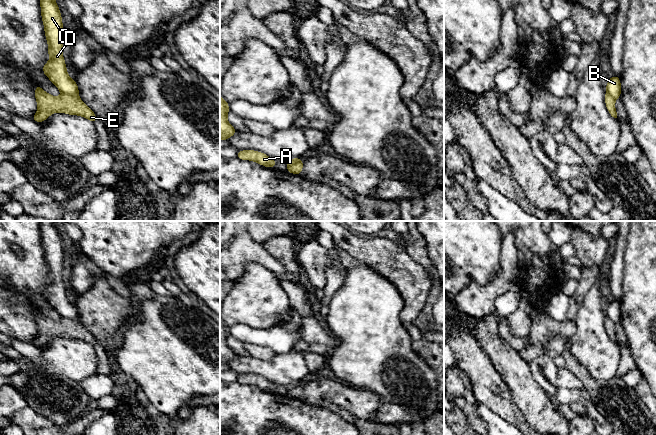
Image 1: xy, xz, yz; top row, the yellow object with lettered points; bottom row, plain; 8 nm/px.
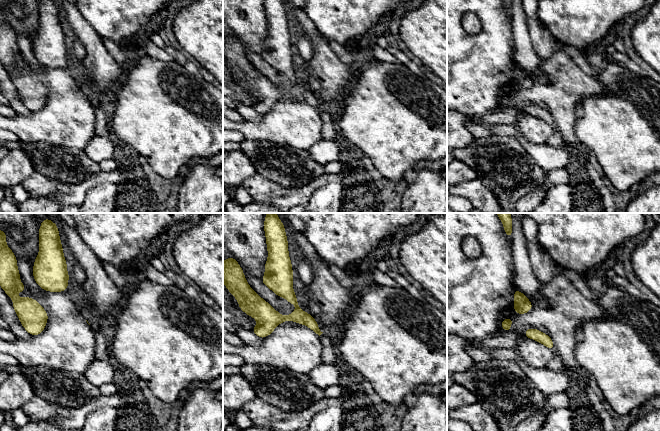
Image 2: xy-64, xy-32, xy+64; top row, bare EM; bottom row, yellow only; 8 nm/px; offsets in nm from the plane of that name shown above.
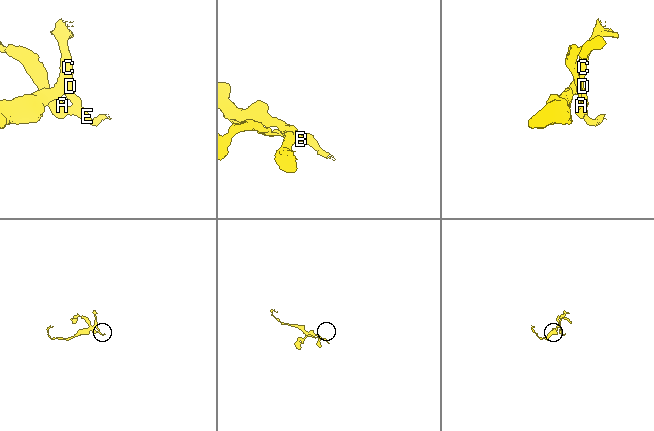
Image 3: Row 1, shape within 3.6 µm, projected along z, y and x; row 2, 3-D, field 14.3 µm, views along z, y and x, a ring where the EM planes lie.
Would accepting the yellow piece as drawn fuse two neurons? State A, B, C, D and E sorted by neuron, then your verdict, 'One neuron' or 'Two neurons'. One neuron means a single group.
Groups: A E / B C D. Two neurons

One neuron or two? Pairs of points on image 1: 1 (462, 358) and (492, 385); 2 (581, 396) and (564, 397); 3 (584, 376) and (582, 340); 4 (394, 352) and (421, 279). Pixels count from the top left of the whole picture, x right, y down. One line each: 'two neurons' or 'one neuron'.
1: one neuron
2: one neuron
3: two neurons
4: two neurons

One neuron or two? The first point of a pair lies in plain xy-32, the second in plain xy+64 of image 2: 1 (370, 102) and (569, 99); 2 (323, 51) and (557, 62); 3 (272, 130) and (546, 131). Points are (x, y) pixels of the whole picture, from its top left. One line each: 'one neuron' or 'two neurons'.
1: two neurons
2: one neuron
3: one neuron

